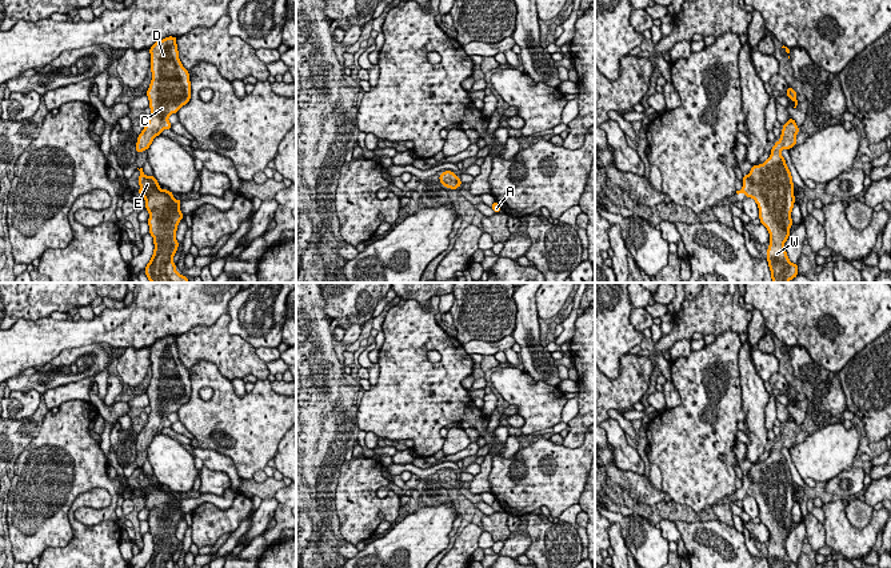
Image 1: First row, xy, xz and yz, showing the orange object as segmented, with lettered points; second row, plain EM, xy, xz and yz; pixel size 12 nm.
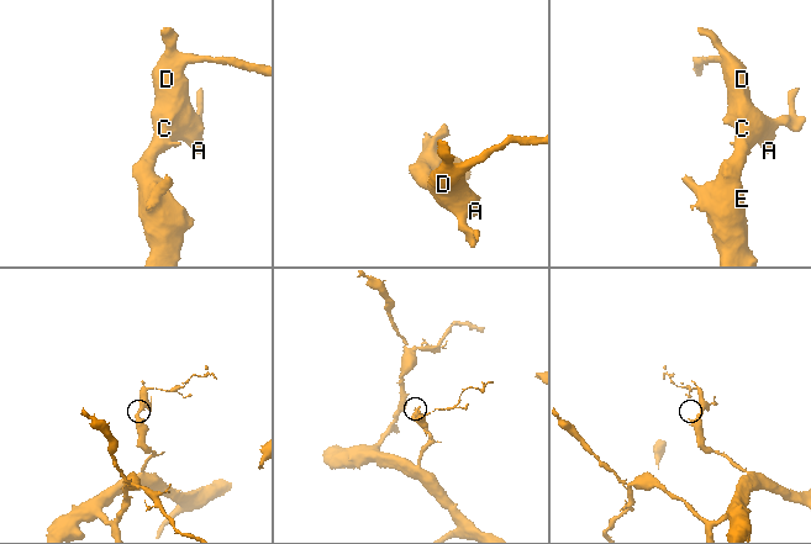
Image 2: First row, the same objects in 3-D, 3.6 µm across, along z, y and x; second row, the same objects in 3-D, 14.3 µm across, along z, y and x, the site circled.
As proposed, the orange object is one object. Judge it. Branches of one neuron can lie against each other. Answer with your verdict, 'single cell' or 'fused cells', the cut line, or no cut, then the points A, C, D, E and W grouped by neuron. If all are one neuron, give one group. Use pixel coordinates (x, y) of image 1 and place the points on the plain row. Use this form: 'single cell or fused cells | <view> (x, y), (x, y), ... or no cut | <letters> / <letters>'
single cell | no cut | A C D E W

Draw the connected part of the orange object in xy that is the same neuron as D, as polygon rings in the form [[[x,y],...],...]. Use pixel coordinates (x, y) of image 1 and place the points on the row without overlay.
[[[169,335],[149,347],[152,379],[147,395],[151,413],[137,436],[137,452],[147,449],[164,428],[172,427],[168,416],[191,397],[189,372],[179,357],[176,339],[177,336]]]

